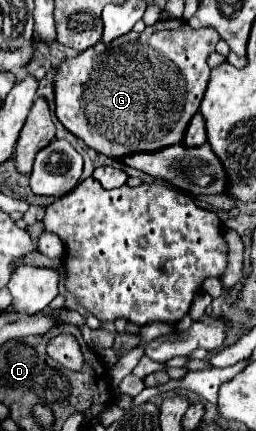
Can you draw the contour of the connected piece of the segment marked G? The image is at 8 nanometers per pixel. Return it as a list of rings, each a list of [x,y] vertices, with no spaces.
[[[165,19],[153,27],[145,27],[143,33],[131,31],[111,43],[97,43],[95,47],[89,47],[89,51],[65,59],[55,67],[55,115],[63,127],[87,147],[113,159],[177,145],[183,139],[189,119],[201,105],[211,73],[207,57],[215,51],[217,41],[217,31],[211,27],[191,29],[181,19]]]

